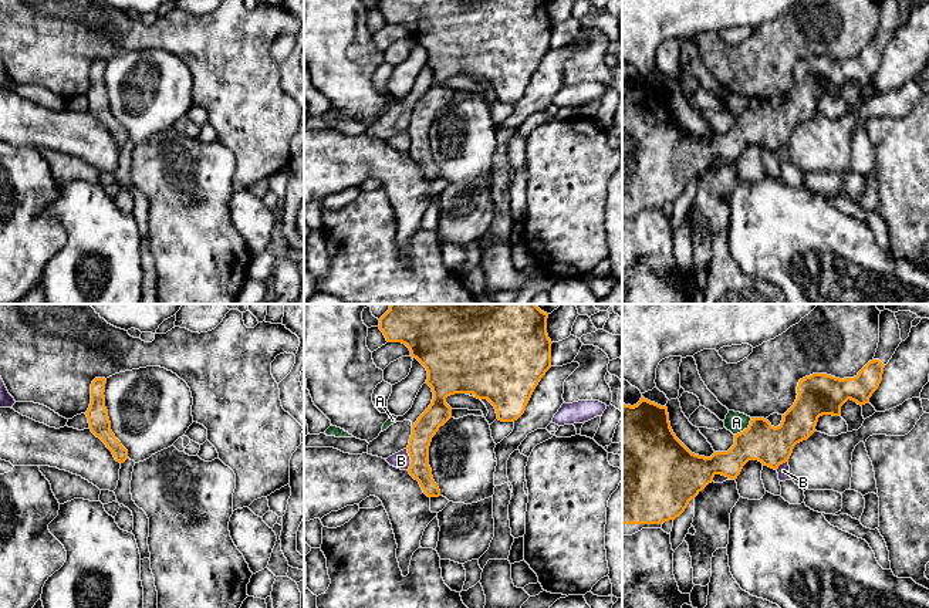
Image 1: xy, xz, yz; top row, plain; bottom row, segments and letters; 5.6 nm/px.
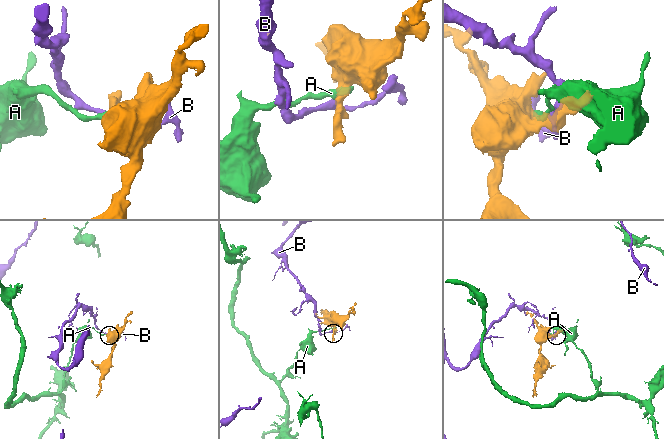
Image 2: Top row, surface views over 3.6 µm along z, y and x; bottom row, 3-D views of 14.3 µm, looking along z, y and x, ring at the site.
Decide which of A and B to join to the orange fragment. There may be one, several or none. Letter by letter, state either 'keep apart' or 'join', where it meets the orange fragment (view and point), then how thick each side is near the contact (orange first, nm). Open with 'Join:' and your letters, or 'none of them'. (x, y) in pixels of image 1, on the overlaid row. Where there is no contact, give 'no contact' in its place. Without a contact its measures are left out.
Join: none of them
A: keep apart; contact yz (745, 429); calibres 220 and 120 nm
B: keep apart; contact xz (411, 459); calibres 140 and 100 nm

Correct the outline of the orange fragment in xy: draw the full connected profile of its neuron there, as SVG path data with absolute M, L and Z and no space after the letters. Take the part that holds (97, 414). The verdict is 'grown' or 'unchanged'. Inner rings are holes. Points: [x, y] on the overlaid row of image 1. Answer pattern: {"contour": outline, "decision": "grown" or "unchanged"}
{"contour": "M95 378L91 384L91 403L87 418L91 432L99 438L112 452L116 462L124 463L128 459L128 450L121 445L111 430L108 411L105 408L105 378Z", "decision": "unchanged"}

